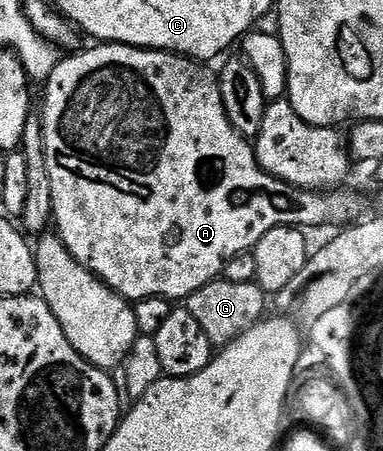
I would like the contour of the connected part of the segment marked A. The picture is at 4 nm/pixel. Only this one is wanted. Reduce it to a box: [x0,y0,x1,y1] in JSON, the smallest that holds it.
[40,44,362,303]

